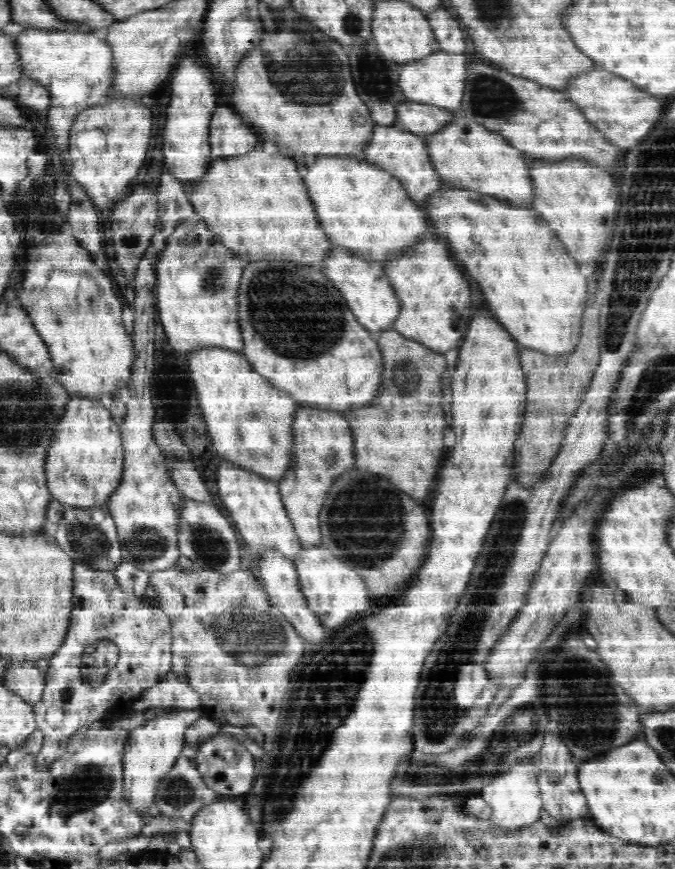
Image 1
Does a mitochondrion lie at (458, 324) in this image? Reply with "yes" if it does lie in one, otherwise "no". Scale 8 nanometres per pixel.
no

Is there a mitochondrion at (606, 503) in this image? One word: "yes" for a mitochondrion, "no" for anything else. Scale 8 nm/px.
no

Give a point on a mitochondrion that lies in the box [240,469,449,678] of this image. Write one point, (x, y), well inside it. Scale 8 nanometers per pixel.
(362, 501)

